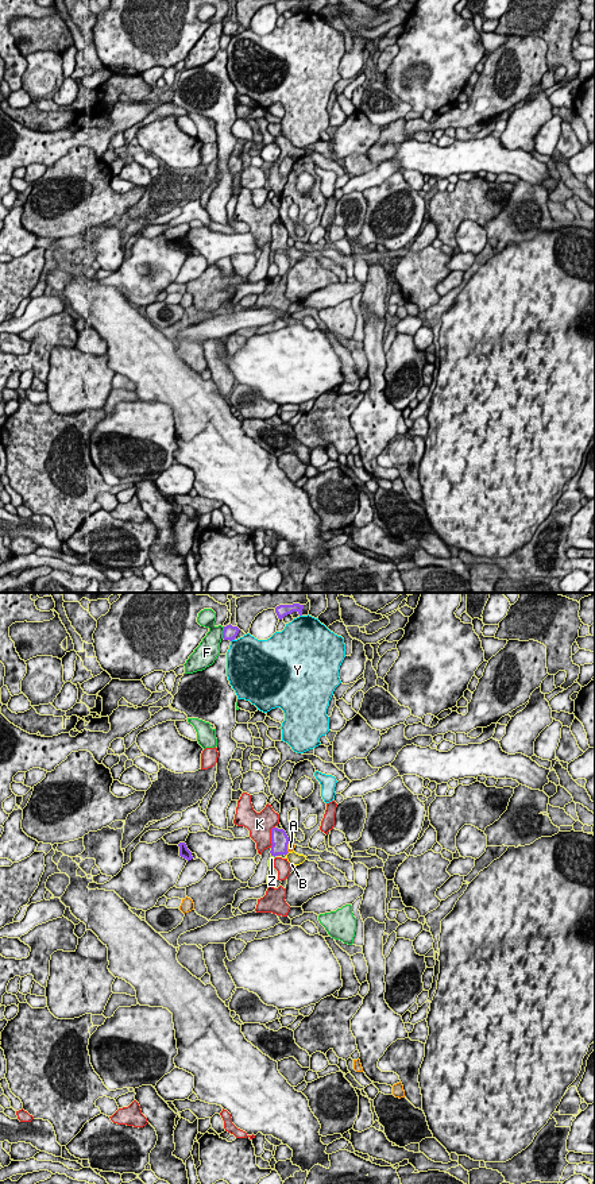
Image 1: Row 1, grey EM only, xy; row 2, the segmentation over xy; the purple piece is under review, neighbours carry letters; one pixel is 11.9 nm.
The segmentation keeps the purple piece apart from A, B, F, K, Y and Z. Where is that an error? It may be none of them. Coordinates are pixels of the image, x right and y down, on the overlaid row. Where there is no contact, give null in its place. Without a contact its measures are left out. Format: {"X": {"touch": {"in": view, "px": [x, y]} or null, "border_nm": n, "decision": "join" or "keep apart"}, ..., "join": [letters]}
{"A": {"touch": {"in": "xy", "px": [286, 848]}, "border_nm": 130, "decision": "keep apart"}, "B": {"touch": {"in": "xy", "px": [286, 853]}, "border_nm": 70, "decision": "join"}, "F": {"touch": {"in": "xy", "px": [223, 632]}, "border_nm": 150, "decision": "keep apart"}, "K": {"touch": {"in": "xy", "px": [271, 837]}, "border_nm": 260, "decision": "keep apart"}, "Y": {"touch": {"in": "xy", "px": [232, 639]}, "border_nm": 60, "decision": "keep apart"}, "Z": {"touch": {"in": "xy", "px": [273, 855]}, "border_nm": 60, "decision": "join"}, "join": ["B", "Z"]}

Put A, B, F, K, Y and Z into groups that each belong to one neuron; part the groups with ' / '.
A / B Z / F / K / Y

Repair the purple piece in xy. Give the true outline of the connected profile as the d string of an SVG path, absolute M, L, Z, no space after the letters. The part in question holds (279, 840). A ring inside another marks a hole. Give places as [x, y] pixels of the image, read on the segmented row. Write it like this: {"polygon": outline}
{"polygon": "M273 828L271 829L271 857L268 860L268 867L274 868L274 859L278 855L285 855L287 861L291 865L300 865L306 860L306 856L298 855L294 851L289 852L287 851L287 844L289 844L289 837L283 829Z"}

